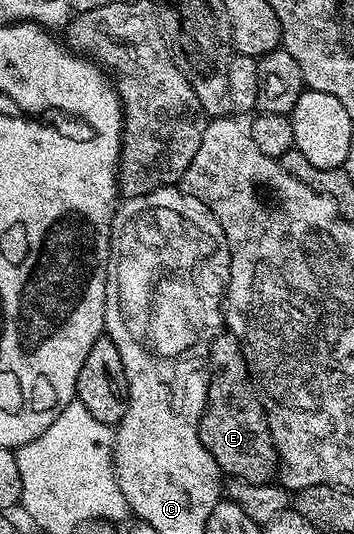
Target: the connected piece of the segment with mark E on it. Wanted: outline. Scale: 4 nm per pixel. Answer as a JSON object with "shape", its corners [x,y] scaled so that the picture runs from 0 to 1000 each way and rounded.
{"shape":[[[644,624],[613,627],[590,655],[590,751],[568,777],[562,818],[573,826],[579,845],[607,856],[638,891],[701,904],[754,904],[774,895],[785,880],[782,843],[771,837],[771,820],[749,787],[740,742],[720,730],[718,715],[706,708],[692,650],[664,629]]]}

